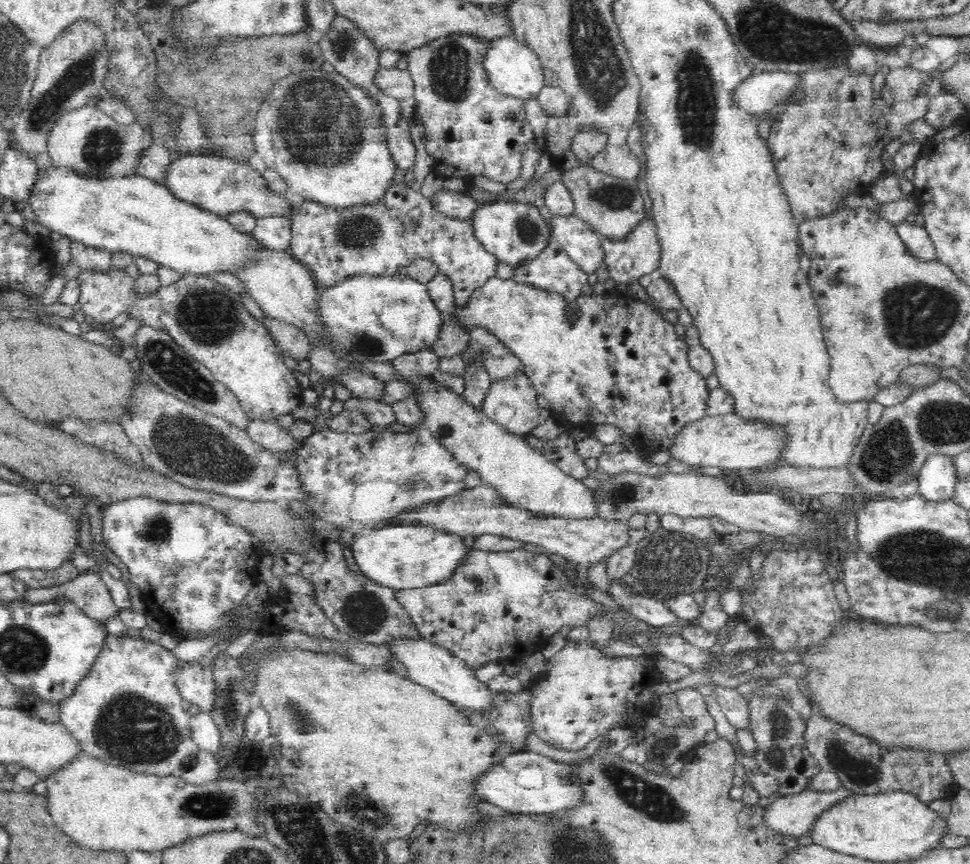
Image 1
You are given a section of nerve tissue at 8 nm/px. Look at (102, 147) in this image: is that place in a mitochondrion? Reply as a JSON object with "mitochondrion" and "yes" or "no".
{"mitochondrion":"yes"}

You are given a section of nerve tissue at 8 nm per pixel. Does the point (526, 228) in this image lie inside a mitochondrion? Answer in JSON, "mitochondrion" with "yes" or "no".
{"mitochondrion":"yes"}

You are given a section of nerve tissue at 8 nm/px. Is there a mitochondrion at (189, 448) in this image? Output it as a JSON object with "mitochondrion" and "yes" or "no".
{"mitochondrion":"yes"}

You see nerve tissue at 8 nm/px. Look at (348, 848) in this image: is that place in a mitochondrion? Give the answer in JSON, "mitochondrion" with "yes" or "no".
{"mitochondrion":"yes"}

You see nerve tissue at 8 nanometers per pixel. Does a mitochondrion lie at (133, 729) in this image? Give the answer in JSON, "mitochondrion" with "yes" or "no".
{"mitochondrion":"yes"}

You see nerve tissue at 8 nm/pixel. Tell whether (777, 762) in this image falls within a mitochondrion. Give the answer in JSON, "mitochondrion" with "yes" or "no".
{"mitochondrion":"no"}

